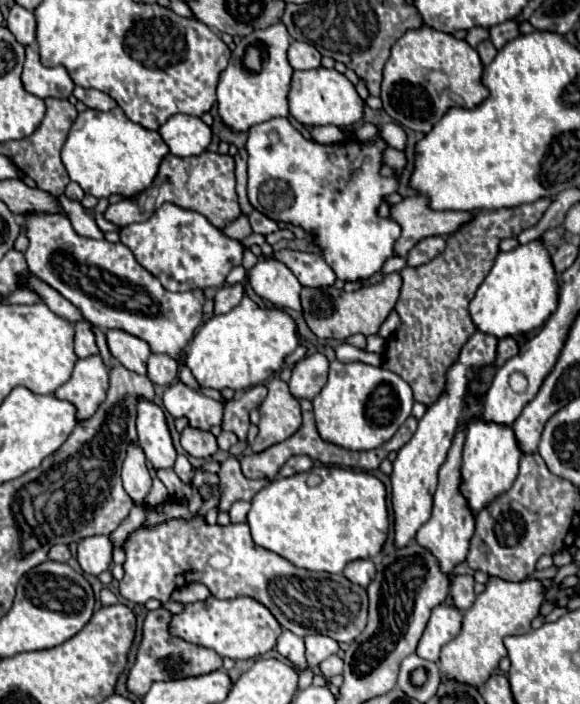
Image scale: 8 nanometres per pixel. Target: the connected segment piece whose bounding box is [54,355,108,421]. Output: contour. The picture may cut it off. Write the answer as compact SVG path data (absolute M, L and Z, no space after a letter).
M100 355L78 359L72 377L54 391L54 397L70 401L76 407L76 419L86 421L96 413L108 391L108 369Z

